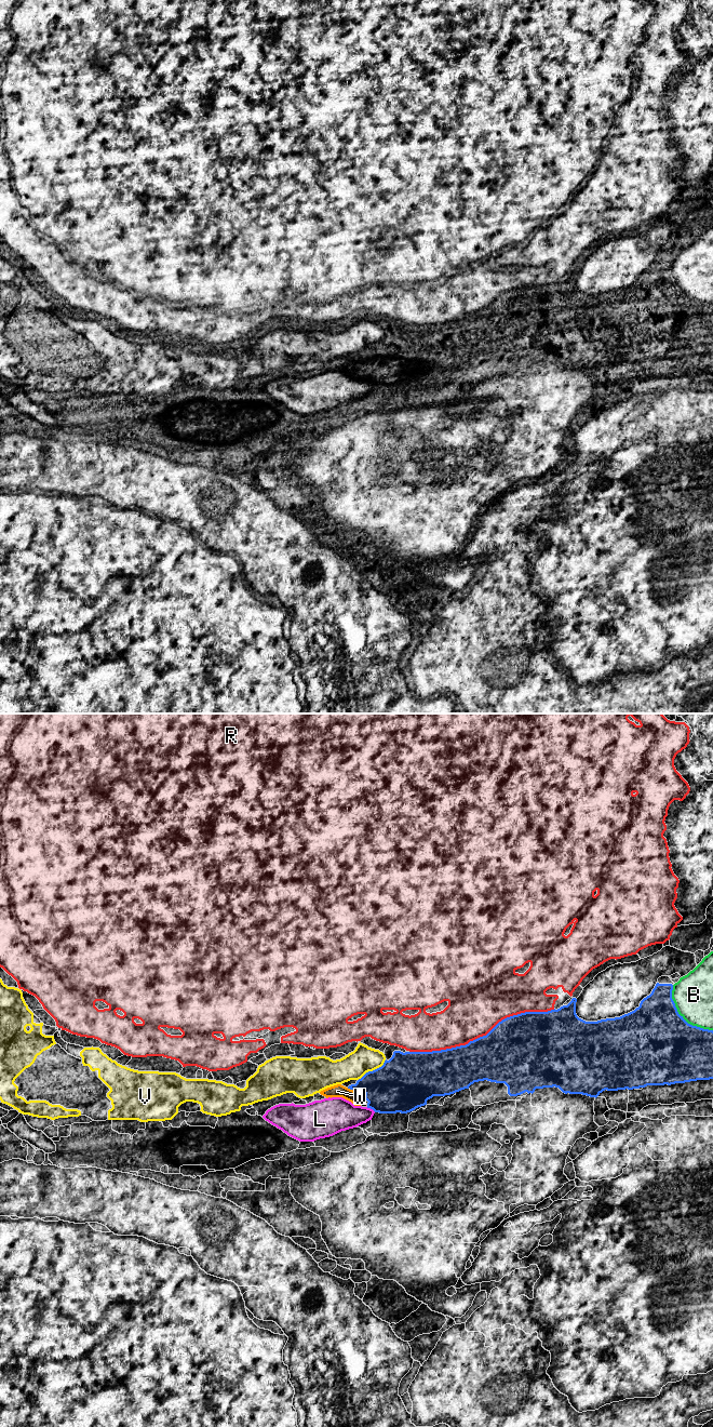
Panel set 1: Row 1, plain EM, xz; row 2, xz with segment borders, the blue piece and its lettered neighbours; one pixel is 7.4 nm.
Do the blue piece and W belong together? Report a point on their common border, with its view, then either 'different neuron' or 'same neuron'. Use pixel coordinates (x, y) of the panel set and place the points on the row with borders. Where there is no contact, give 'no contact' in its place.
contact xz (350, 1089); same neuron

